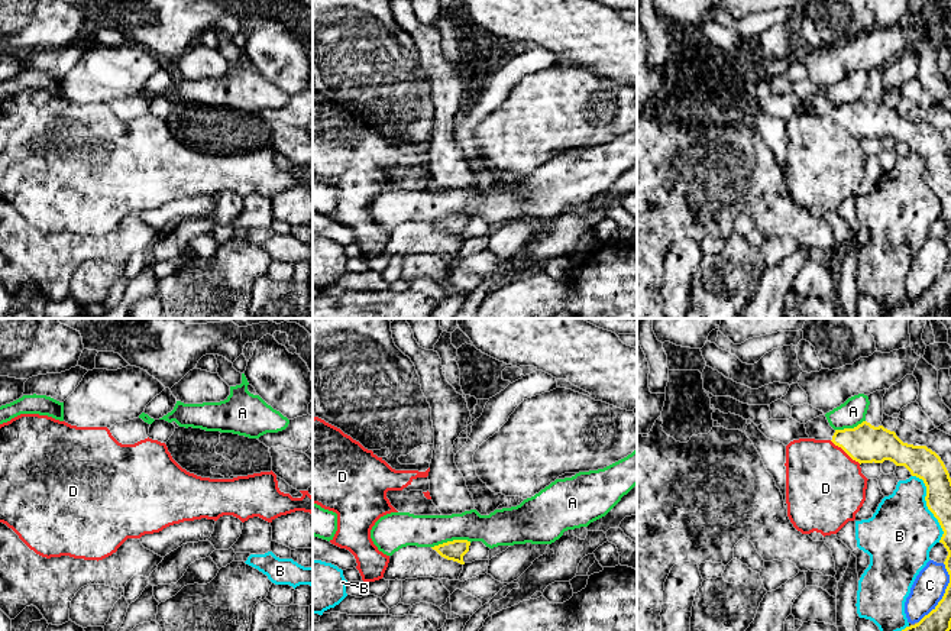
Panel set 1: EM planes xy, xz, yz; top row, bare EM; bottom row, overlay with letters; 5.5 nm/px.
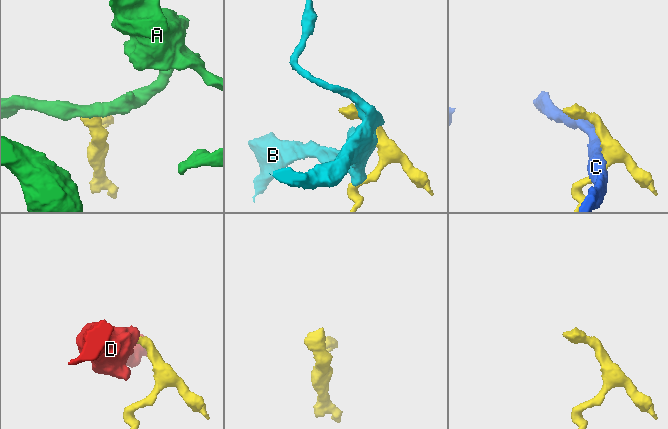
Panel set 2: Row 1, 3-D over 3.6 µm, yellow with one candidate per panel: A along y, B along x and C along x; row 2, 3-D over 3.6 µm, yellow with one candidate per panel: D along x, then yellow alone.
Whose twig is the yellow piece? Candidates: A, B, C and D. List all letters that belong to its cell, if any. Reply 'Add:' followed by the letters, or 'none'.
Add: none

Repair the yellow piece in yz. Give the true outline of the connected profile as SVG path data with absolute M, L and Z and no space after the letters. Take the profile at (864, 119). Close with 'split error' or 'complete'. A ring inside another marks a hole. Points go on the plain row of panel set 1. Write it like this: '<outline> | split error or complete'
M825 91L805 100L806 110L815 116L831 116L853 136L861 139L893 137L905 142L926 162L926 182L938 195L944 210L939 219L948 227L944 237L950 259L938 281L918 300L906 302L882 318L926 318L935 311L948 311L951 305L951 153L941 133L926 122L903 119L895 107L863 97L854 104L834 106Z | split error

